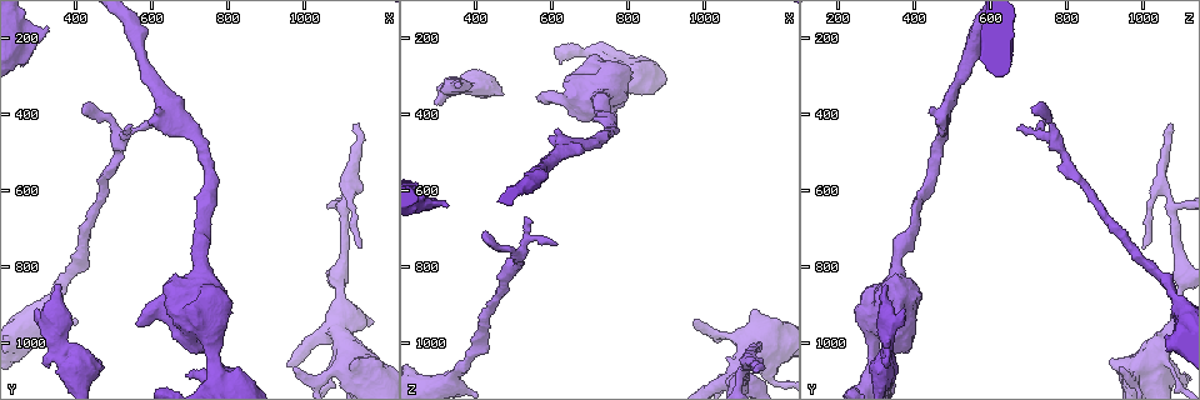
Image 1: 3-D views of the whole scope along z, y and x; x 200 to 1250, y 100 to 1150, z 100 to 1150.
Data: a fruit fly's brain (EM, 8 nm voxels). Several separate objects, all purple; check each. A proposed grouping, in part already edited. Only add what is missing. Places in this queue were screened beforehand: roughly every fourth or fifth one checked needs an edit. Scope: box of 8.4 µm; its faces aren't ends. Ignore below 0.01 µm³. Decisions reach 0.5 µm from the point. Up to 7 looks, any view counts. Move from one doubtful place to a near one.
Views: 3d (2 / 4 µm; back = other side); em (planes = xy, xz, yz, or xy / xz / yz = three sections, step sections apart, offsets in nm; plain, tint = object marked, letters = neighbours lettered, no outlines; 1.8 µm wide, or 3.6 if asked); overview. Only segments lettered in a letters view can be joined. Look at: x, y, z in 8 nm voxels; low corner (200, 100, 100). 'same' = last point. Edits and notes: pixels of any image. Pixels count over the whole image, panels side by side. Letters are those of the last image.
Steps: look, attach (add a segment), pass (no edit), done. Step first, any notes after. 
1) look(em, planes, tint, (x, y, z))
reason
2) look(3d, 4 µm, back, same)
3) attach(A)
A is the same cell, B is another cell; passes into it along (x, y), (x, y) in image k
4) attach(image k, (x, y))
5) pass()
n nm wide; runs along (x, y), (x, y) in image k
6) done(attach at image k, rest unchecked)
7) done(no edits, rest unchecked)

look(3d, 4 µm, (965, 1065, 940))
branch stops here

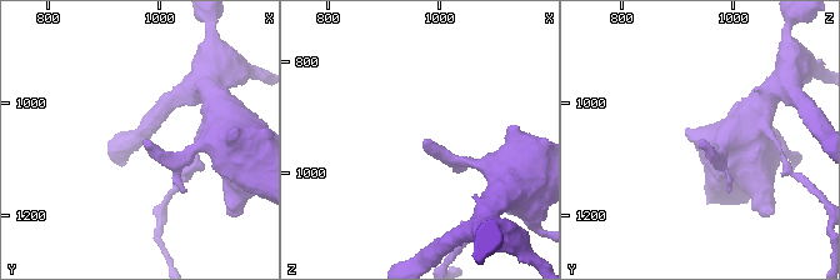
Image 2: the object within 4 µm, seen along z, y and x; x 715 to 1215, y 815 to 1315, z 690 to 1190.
look(em, xy, step 4, tint, (970, 1065, 945))

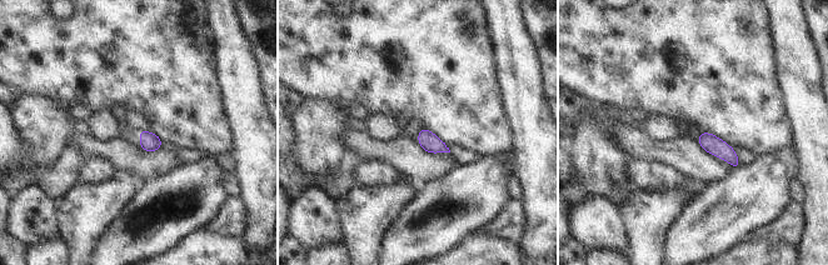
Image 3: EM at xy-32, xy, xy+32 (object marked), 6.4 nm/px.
look(em, planes, letters, same)

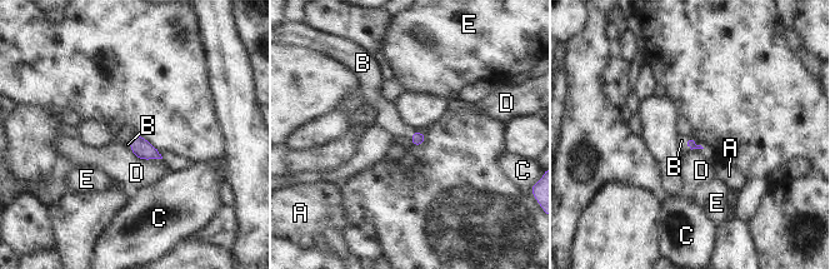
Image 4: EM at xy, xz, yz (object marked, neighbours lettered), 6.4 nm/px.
attach(B)
B is the same cell, A, C, D and E are other cells; passes into it along (418, 138), (413, 135), (388, 115) in image 4; the neuron continues

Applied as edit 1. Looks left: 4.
look(overview)

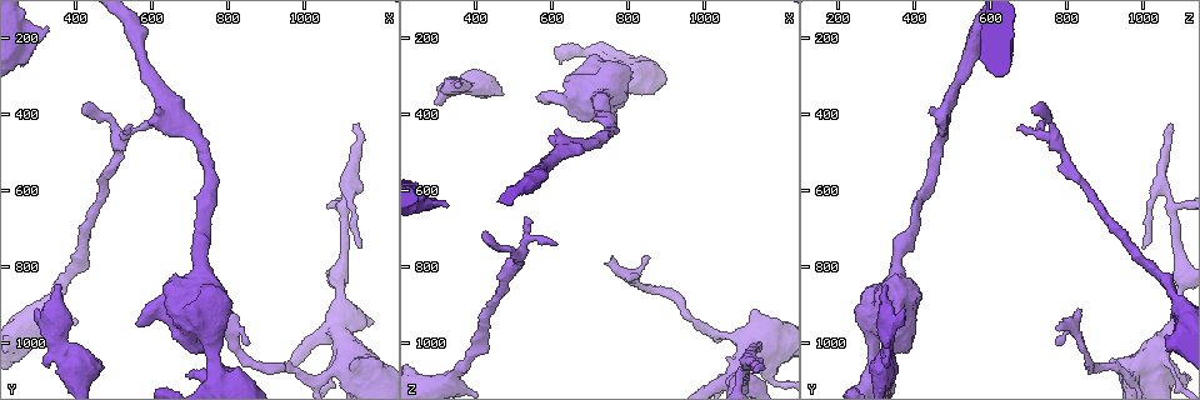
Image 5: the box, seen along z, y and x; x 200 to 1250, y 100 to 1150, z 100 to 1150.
look(3d, 4 µm, (1130, 430, 1080))
free end

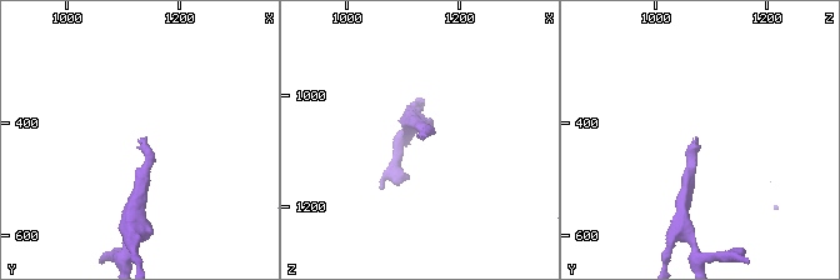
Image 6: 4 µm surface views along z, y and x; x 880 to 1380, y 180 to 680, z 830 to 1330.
look(em, planes, letters, (1130, 430, 1075))

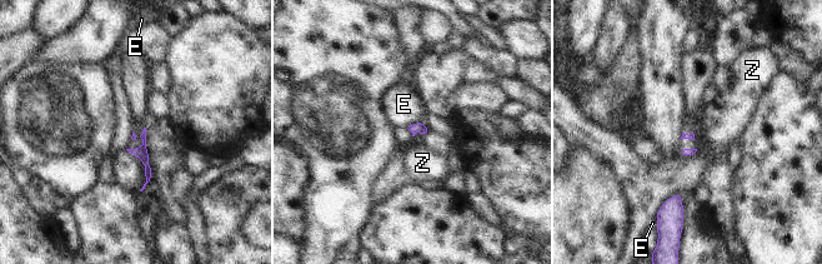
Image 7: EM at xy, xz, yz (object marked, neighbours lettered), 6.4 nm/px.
pass()
E and Z are other cells; none of them fits

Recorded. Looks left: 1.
look(em, planes, letters, (540, 425, 690))
tapers out

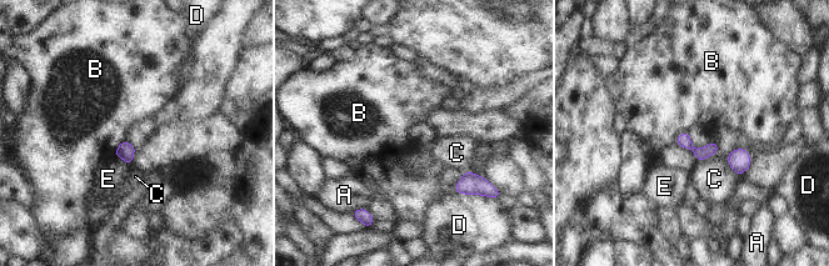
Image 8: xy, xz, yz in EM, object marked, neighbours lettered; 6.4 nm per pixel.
pass()
90 nm wide; A, B, C, D and E are other cells; no lettered segment goes on from it

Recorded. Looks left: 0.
done(attach at image 4, rest unchecked)

